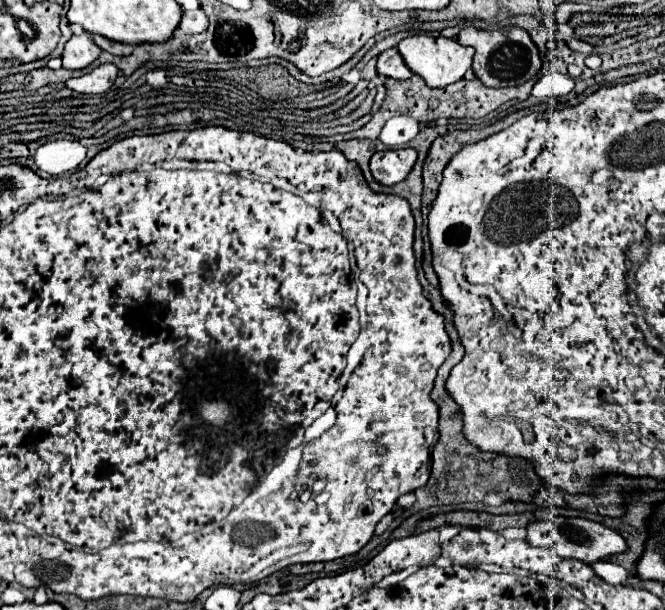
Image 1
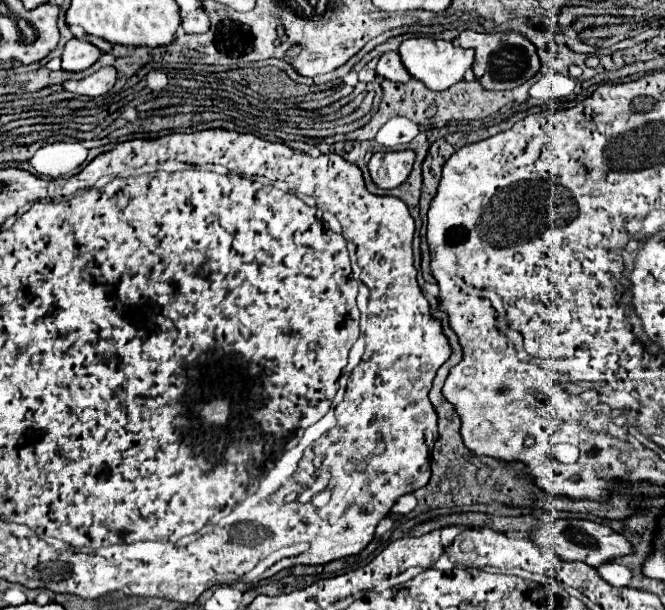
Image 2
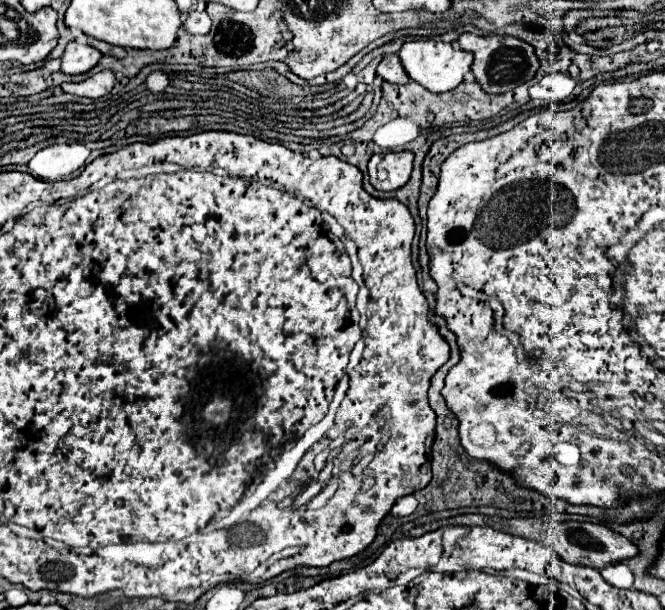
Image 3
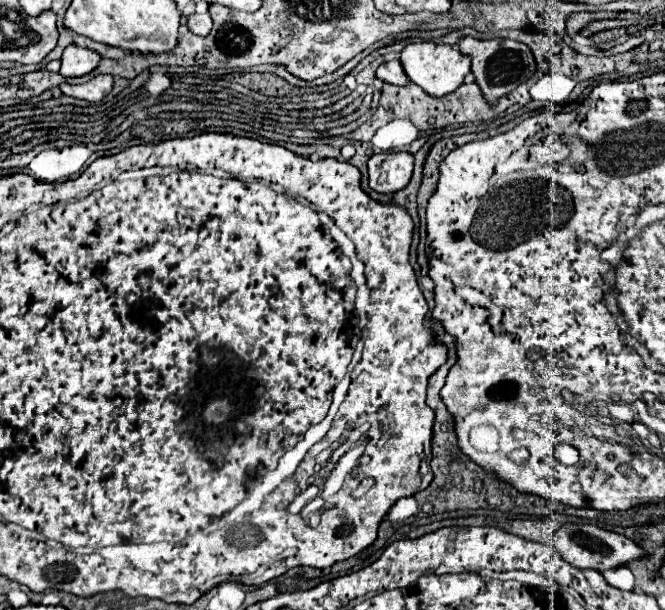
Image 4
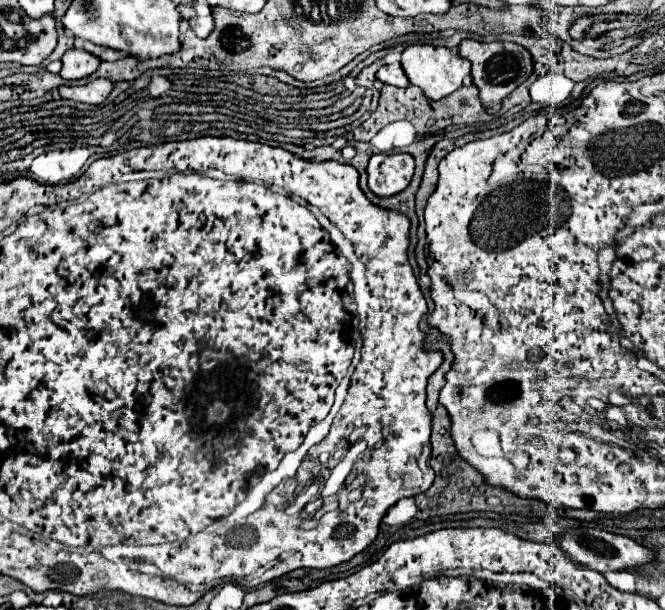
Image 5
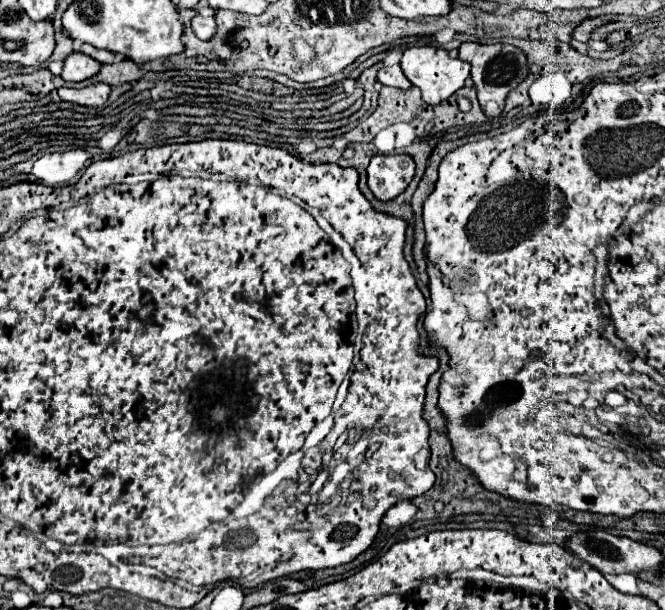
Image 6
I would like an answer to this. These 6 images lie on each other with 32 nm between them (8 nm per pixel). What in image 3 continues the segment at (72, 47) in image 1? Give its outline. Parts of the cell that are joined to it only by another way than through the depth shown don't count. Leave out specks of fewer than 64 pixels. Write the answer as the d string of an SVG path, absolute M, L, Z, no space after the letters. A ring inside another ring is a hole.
M70 42L64 50L64 56L62 56L62 72L64 74L84 74L88 70L92 70L98 60L102 58L102 54L92 48L92 46L86 46L86 44L78 44L78 42Z

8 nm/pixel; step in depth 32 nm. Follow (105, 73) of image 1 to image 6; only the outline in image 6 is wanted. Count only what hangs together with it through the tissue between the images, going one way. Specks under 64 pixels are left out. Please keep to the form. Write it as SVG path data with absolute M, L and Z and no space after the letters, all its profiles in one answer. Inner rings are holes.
M90 84L86 88L60 88L58 96L64 102L72 102L72 104L80 104L80 106L88 106L88 108L98 108L108 100L110 94L110 86L108 84Z

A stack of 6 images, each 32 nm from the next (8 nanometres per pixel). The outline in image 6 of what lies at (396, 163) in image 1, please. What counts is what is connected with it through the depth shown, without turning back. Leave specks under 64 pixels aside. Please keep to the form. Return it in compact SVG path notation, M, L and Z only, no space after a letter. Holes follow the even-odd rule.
M408 154L396 156L374 156L368 166L368 188L372 194L382 200L394 200L400 192L406 190L414 176L414 164Z

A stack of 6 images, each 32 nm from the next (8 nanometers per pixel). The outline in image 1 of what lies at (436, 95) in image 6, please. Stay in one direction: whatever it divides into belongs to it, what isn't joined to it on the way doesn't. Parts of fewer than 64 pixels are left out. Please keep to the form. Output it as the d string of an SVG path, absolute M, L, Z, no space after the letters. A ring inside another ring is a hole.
M418 34L418 36L410 36L404 38L398 44L398 52L404 60L404 64L412 70L412 74L420 76L430 88L446 88L450 84L454 84L456 80L460 80L464 76L464 72L472 66L472 56L474 50L472 48L464 48L460 46L454 38L432 38L426 34Z

